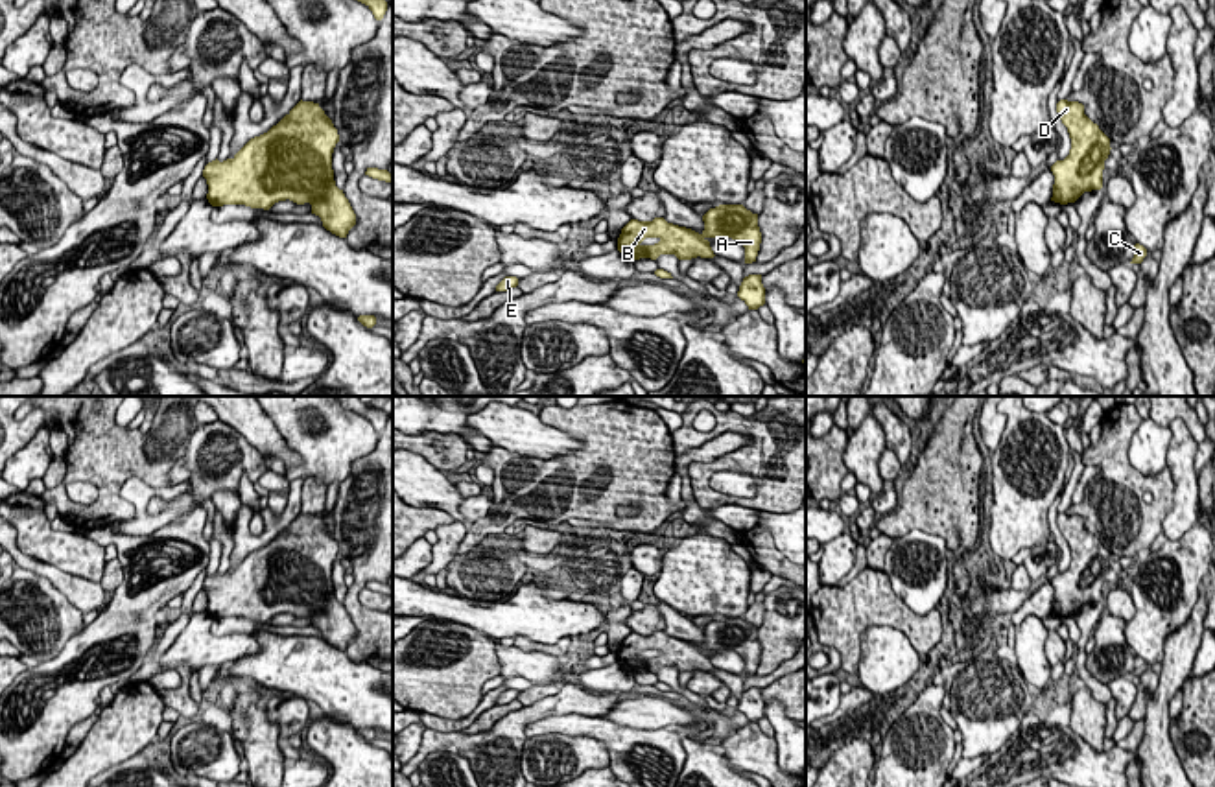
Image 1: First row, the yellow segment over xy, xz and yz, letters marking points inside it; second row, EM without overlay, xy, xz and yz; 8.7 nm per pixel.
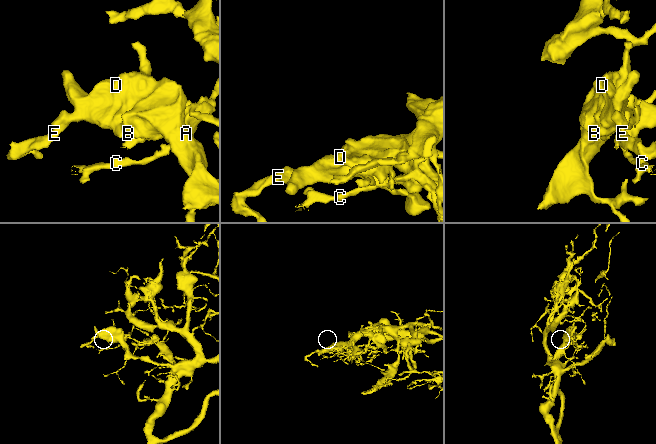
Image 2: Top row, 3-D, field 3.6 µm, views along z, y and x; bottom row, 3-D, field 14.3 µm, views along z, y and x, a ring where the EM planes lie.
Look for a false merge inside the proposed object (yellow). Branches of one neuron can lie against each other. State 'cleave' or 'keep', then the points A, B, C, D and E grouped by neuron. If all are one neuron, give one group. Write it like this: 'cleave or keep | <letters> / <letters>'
keep | A B C D E

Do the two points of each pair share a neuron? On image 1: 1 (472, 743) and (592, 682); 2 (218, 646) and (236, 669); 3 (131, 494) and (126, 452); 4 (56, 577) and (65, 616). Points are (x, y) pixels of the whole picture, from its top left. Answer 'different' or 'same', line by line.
1: different
2: different
3: different
4: different

